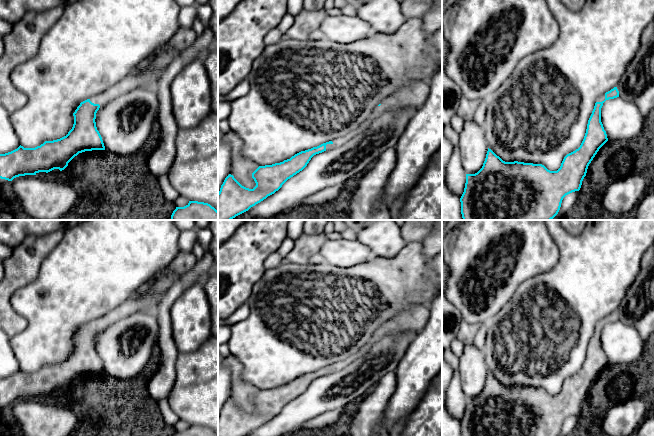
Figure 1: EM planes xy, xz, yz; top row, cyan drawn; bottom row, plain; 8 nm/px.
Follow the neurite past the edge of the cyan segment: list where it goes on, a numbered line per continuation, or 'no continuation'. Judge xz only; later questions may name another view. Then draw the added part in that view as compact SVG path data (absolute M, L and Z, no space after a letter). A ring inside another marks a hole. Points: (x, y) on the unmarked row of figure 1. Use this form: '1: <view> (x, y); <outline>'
1: xz (339, 365); M351 359L348 360L343 360L343 361L338 361L334 364L332 364L332 368L327 368L326 369L326 374L330 374L339 370L342 370L345 366L347 366L350 363Z

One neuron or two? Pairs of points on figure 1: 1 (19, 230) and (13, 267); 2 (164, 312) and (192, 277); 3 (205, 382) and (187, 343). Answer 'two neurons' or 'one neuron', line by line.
1: two neurons
2: one neuron
3: two neurons

